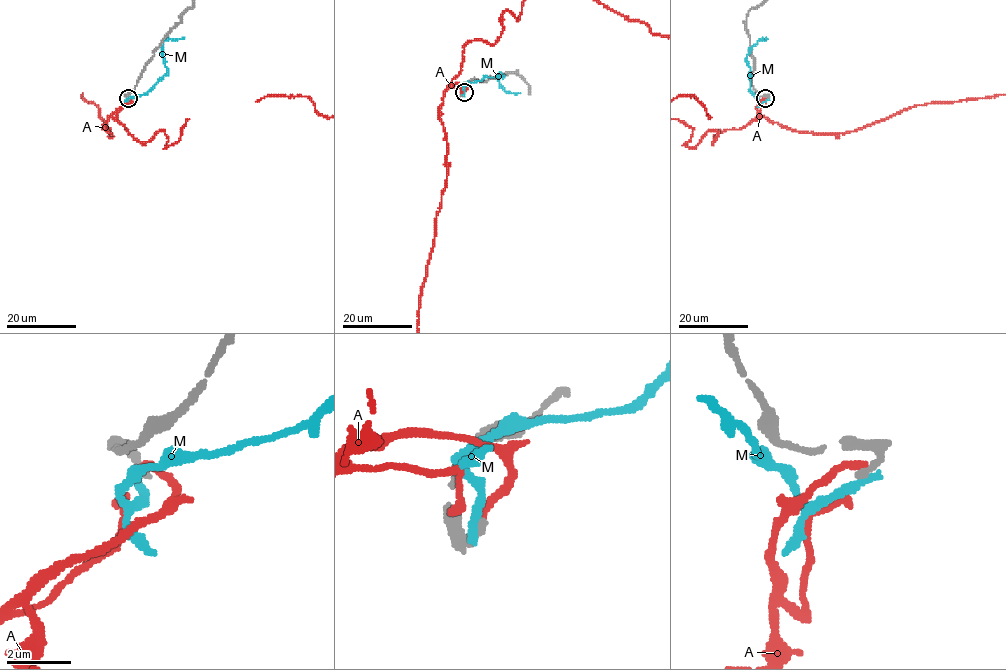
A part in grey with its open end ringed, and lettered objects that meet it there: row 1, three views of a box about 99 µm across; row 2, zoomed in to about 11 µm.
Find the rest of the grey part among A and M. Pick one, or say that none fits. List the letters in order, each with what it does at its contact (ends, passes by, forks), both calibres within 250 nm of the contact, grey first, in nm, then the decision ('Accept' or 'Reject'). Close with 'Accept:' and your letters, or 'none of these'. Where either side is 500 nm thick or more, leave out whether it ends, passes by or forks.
A: It ends there. Thickness 240 nm (grey) against 240 nm. Reject
M: It ends there. Thickness 280 nm (grey) against 280 nm. Reject
Accept: none of these

